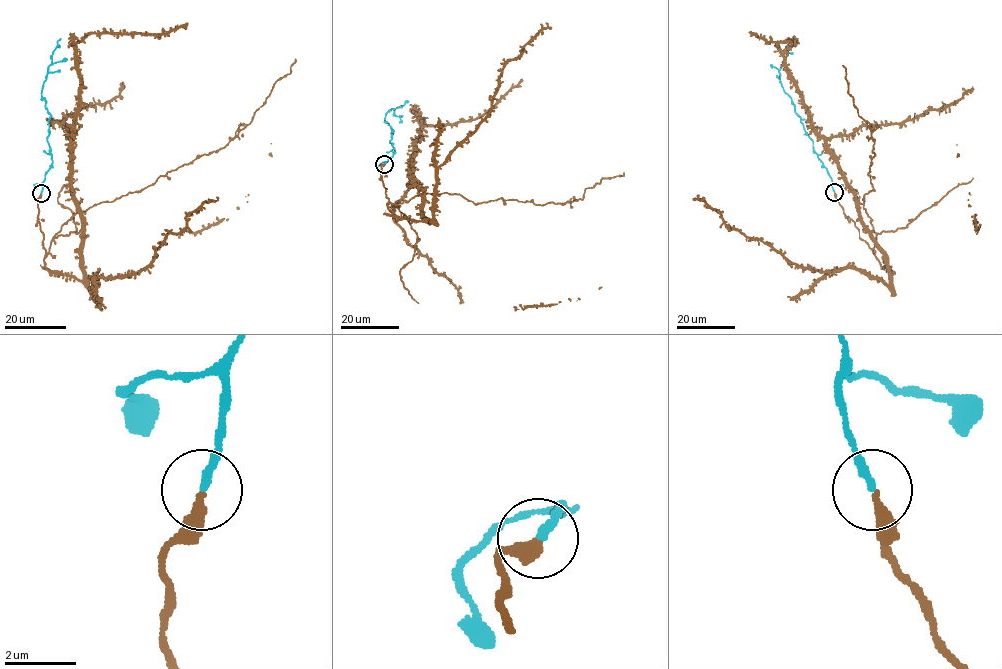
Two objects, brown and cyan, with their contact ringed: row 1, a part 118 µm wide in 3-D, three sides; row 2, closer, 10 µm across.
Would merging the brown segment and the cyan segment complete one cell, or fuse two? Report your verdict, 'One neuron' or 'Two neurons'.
One neuron

